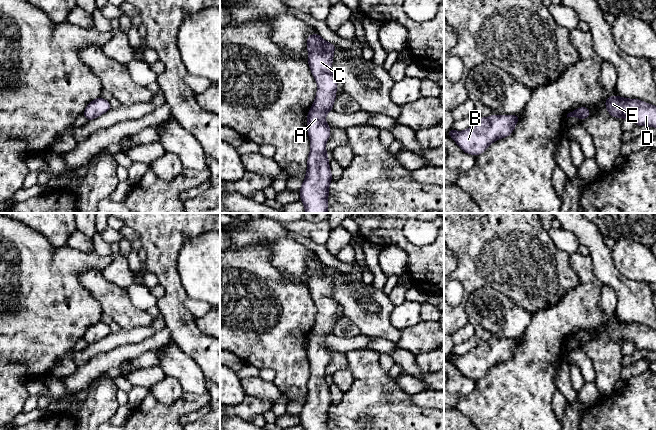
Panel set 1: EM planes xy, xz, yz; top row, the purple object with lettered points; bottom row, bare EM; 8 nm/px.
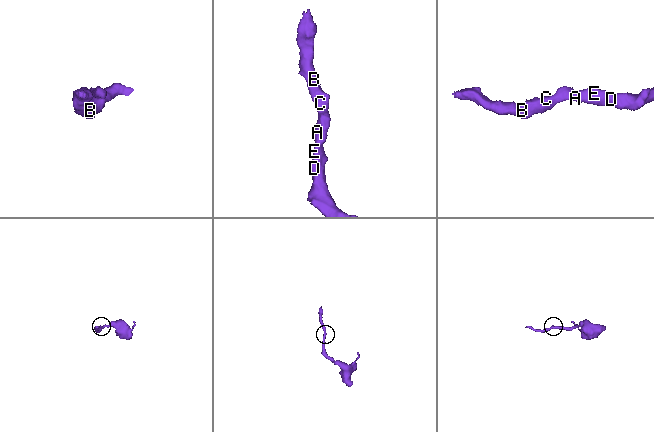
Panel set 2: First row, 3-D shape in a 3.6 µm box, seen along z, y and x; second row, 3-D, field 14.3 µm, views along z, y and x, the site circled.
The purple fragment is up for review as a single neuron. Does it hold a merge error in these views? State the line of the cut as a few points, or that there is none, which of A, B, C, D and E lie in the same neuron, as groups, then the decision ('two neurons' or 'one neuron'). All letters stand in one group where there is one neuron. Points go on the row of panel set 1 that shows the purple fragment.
no cut | A B C D E | one neuron

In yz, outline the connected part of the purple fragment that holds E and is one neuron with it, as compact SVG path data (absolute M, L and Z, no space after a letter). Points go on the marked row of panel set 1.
M610 96L605 100L605 108L610 116L632 119L636 126L656 127L656 106L639 99Z

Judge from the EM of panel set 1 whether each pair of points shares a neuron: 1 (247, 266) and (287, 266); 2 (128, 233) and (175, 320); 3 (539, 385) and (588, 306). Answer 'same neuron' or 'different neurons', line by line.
1: different neurons
2: different neurons
3: same neuron

